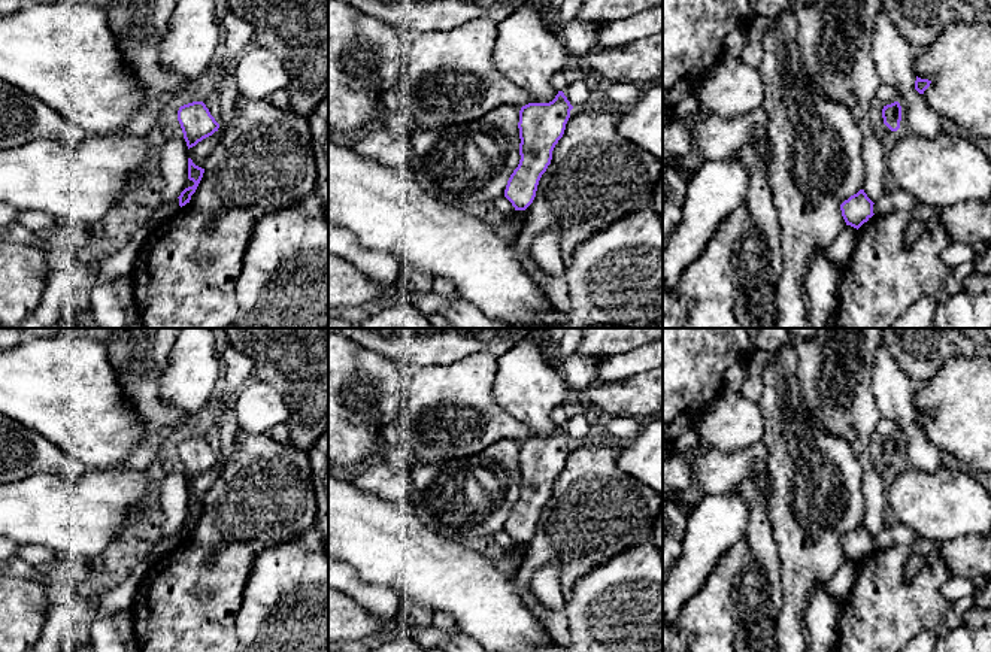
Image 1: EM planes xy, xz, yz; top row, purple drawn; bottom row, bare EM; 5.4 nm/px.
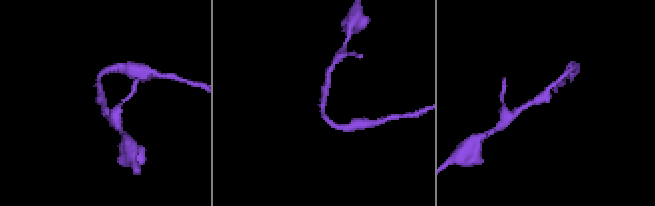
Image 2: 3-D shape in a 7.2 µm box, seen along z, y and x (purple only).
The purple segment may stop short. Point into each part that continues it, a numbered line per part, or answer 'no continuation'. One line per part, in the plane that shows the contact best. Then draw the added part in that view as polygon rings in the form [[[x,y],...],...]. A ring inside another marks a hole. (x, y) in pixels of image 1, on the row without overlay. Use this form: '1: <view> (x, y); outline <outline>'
no continuation

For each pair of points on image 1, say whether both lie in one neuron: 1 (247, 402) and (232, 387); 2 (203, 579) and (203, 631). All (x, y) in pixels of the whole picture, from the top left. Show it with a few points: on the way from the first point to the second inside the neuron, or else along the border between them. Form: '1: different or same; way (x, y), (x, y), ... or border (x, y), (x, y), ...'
1: different; border (236, 396), (232, 403)
2: same; way (203, 593), (203, 618)

